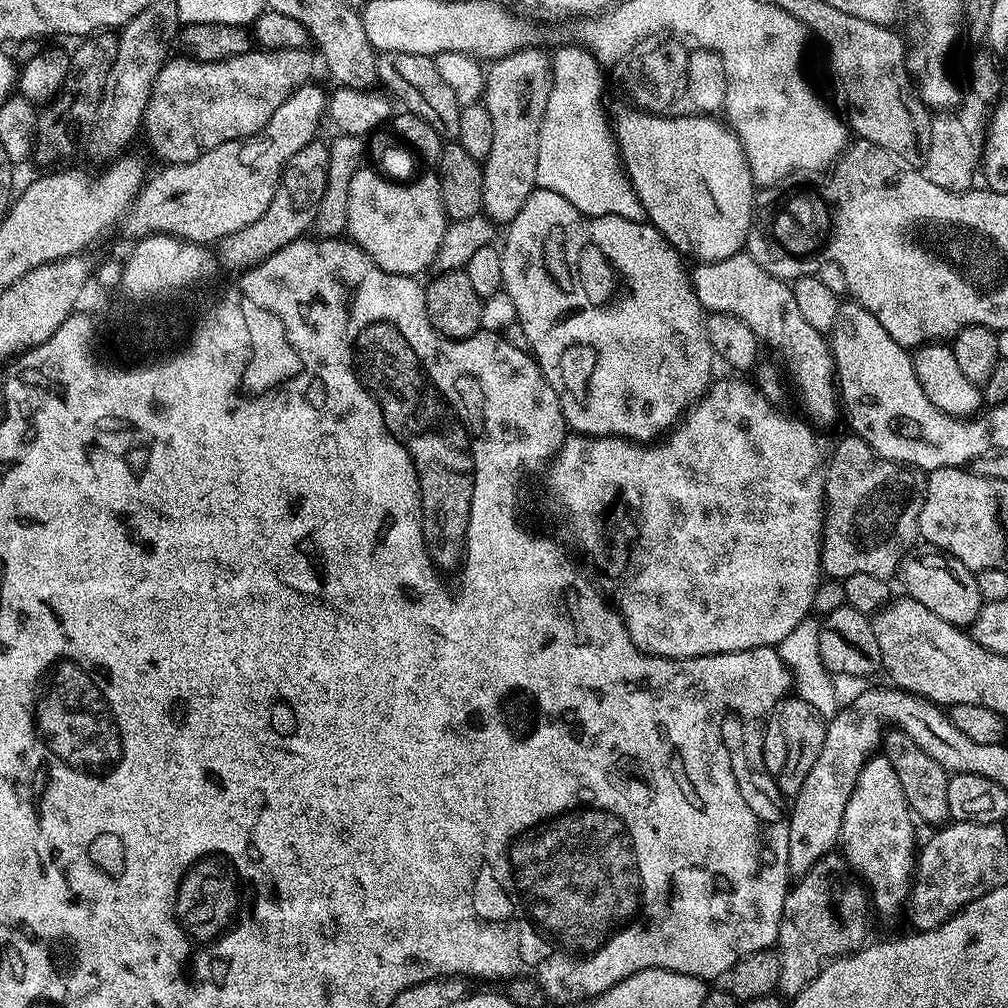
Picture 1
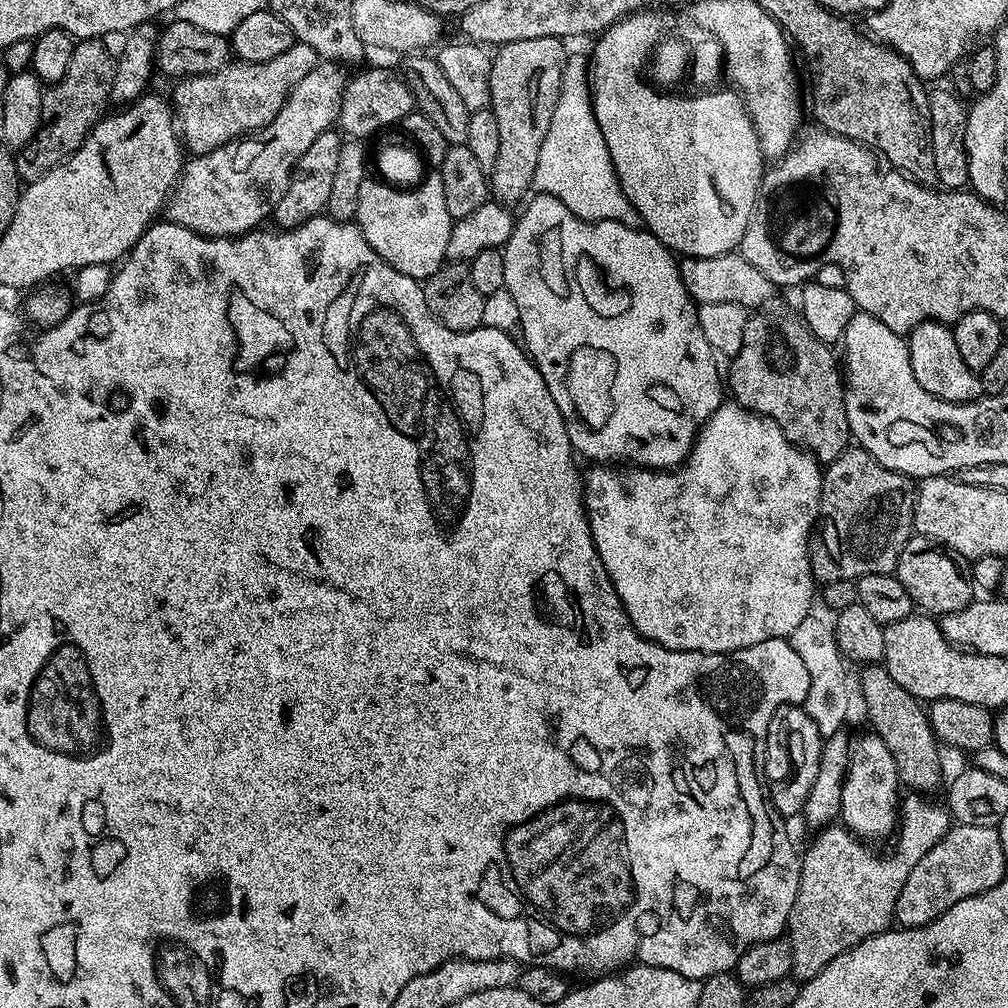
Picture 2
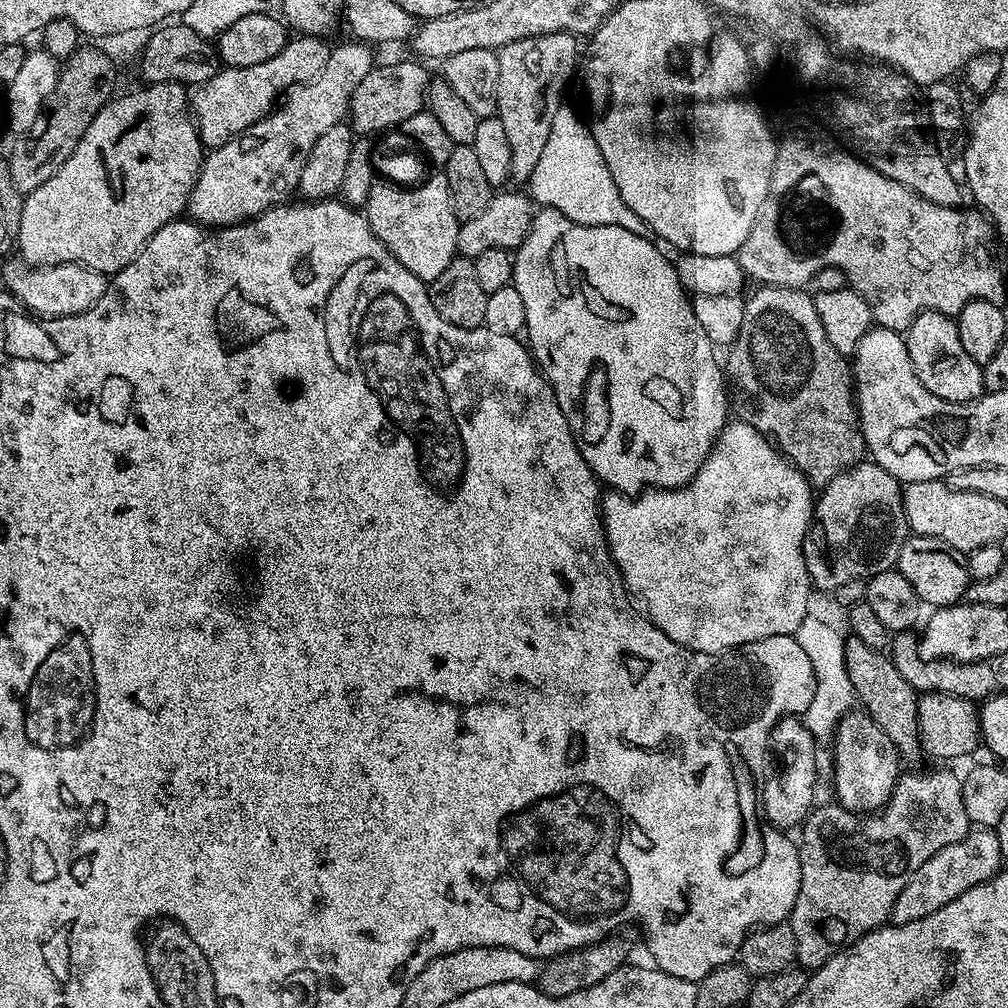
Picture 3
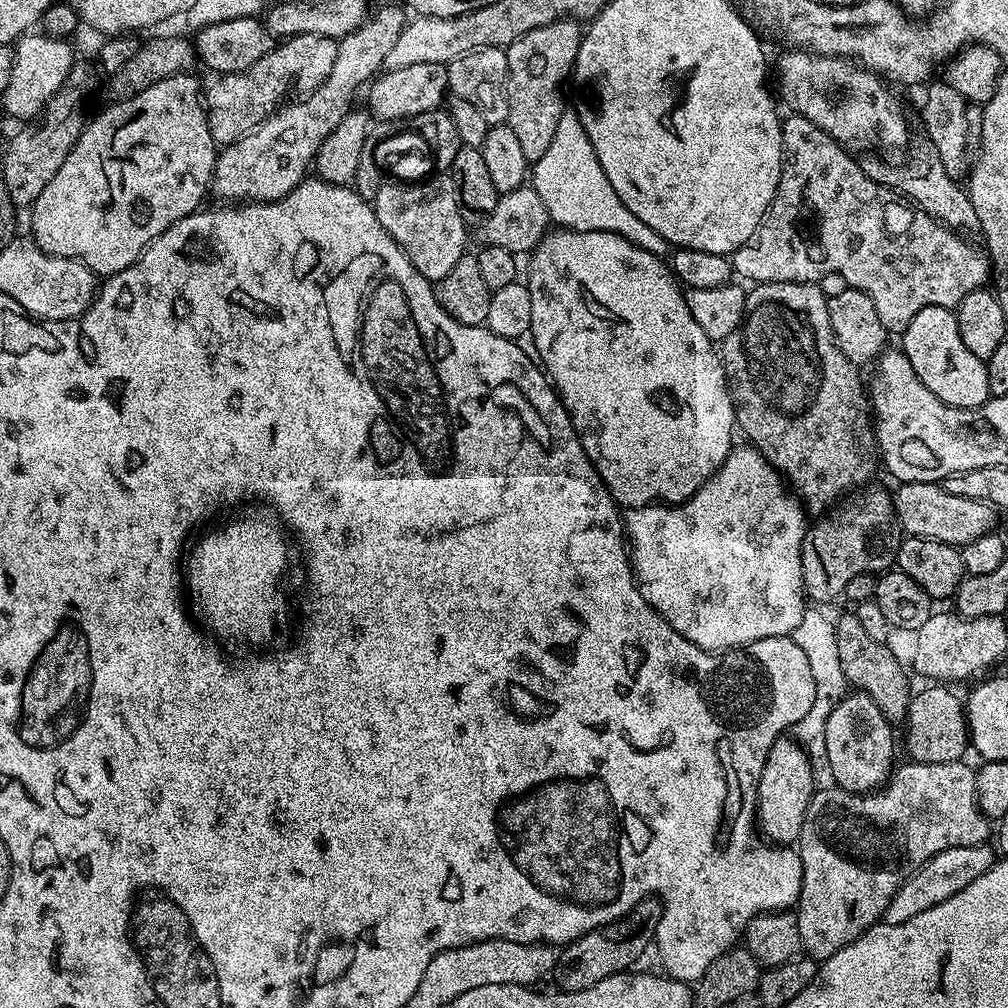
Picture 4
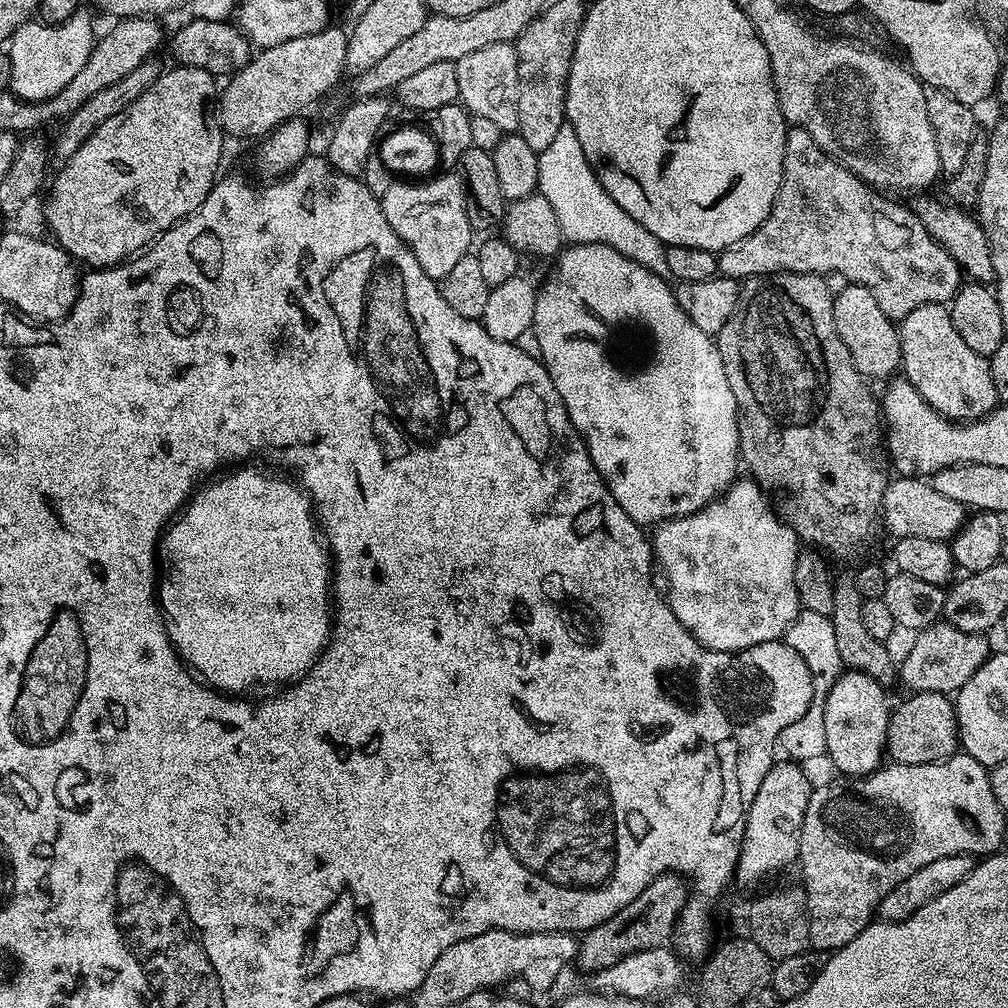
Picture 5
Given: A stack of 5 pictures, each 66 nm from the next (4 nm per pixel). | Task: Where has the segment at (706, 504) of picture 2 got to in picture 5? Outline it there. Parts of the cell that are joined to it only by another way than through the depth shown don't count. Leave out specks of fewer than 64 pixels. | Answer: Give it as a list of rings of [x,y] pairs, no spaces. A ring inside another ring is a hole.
[[[751,478],[737,479],[723,496],[694,514],[665,520],[651,533],[650,539],[659,571],[661,568],[668,575],[666,599],[670,610],[674,610],[678,622],[705,648],[733,653],[781,639],[801,611],[794,582],[801,541],[778,515],[764,489]]]

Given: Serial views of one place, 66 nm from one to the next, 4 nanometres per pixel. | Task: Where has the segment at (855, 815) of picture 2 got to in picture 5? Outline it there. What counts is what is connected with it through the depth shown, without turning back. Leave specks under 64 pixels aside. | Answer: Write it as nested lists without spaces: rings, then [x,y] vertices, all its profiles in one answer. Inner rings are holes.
[[[844,670],[826,698],[825,730],[827,759],[841,777],[869,776],[886,760],[890,703],[885,685],[870,674]]]

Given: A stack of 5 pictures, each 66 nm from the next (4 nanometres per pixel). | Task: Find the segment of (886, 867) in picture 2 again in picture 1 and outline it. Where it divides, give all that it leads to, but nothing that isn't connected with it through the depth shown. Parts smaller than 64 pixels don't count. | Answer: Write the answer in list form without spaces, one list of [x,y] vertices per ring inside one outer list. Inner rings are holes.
[[[829,854],[822,857],[805,876],[799,877],[789,887],[788,897],[784,903],[782,918],[780,919],[778,937],[778,951],[782,962],[779,991],[785,997],[794,997],[803,988],[810,986],[810,982],[814,982],[814,978],[818,978],[818,974],[832,961],[864,947],[869,939],[868,906],[870,910],[869,889],[864,880],[853,871],[851,865],[840,854]]]

